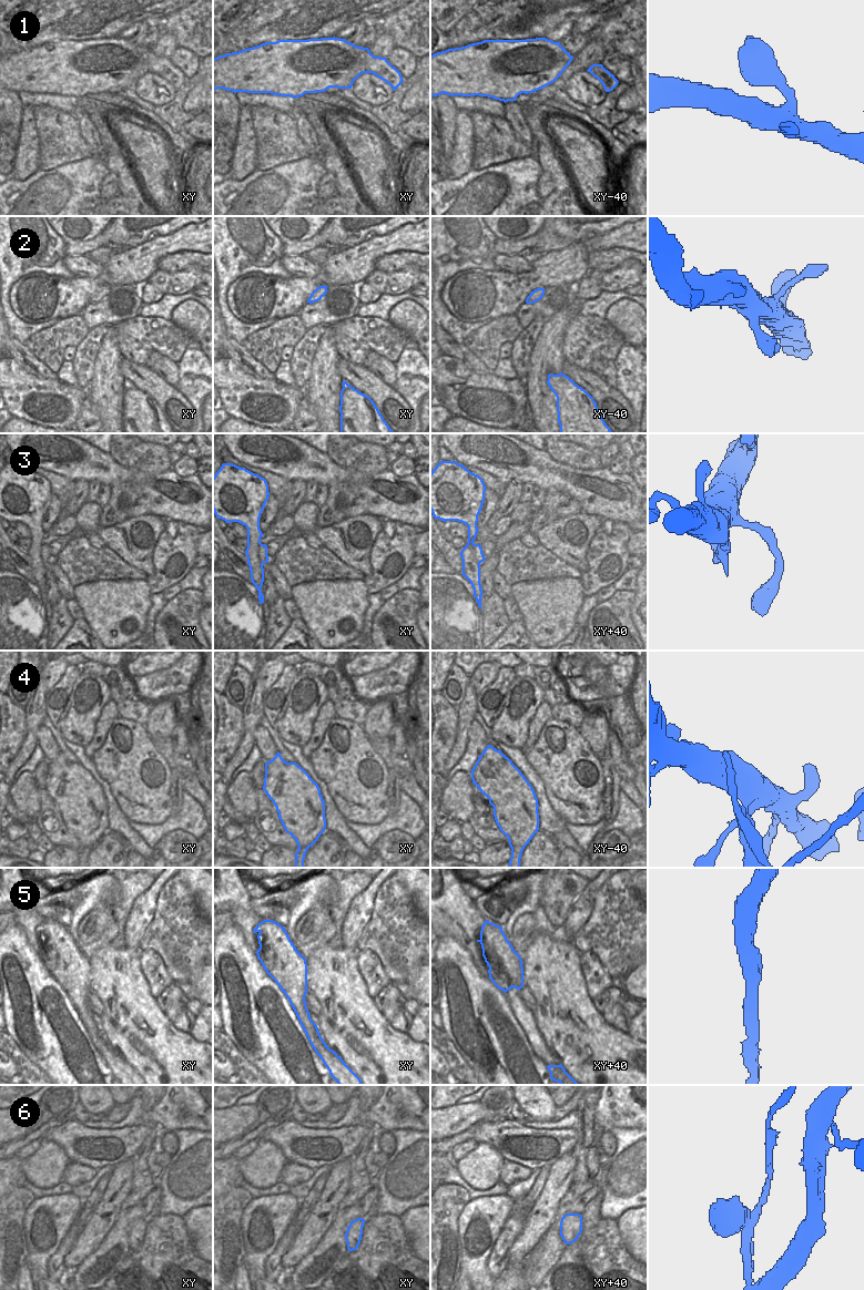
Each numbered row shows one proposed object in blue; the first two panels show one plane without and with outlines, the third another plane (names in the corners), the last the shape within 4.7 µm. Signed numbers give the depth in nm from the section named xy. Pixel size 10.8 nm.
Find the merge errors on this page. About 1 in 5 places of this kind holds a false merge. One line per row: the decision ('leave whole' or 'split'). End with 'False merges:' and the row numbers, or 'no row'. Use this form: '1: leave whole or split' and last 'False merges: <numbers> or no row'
1: leave whole
2: leave whole
3: leave whole
4: split
5: leave whole
6: split
False merges: 4, 6

